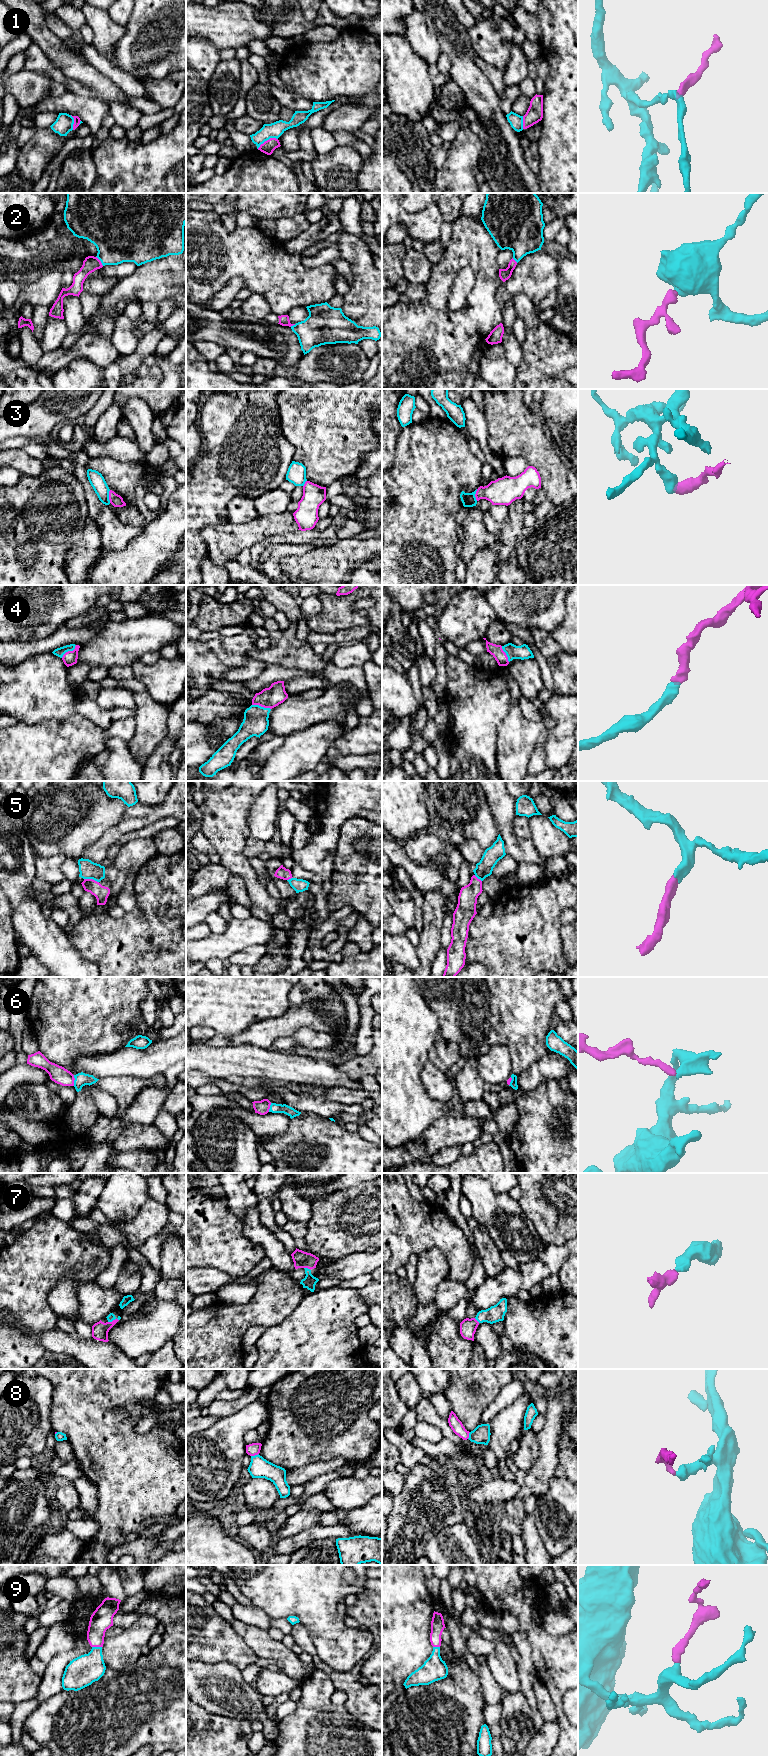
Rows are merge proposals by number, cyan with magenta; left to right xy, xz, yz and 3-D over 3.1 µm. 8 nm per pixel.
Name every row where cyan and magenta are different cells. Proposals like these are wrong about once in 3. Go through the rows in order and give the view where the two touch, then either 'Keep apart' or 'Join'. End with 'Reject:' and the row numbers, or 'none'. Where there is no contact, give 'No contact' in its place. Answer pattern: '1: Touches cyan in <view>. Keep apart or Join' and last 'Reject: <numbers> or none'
1: Touches cyan in xz. Keep apart
2: Touches cyan in xy. Join
3: Touches cyan in xy. Keep apart
4: Touches cyan in xz. Join
5: Touches cyan in xy. Join
6: Touches cyan in xy. Keep apart
7: Touches cyan in xz. Join
8: Touches cyan in xz. Join
9: Touches cyan in xy. Join
Reject: 1, 3, 6

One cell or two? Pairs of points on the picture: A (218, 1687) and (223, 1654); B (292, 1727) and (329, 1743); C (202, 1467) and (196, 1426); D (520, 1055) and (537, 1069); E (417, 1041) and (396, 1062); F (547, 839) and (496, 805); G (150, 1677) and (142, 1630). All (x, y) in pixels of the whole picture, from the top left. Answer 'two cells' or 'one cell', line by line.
A: two cells
B: one cell
C: two cells
D: two cells
E: one cell
F: two cells
G: two cells

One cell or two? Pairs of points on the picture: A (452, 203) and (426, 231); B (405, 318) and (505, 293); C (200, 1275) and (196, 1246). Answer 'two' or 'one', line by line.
A: two
B: two
C: two

